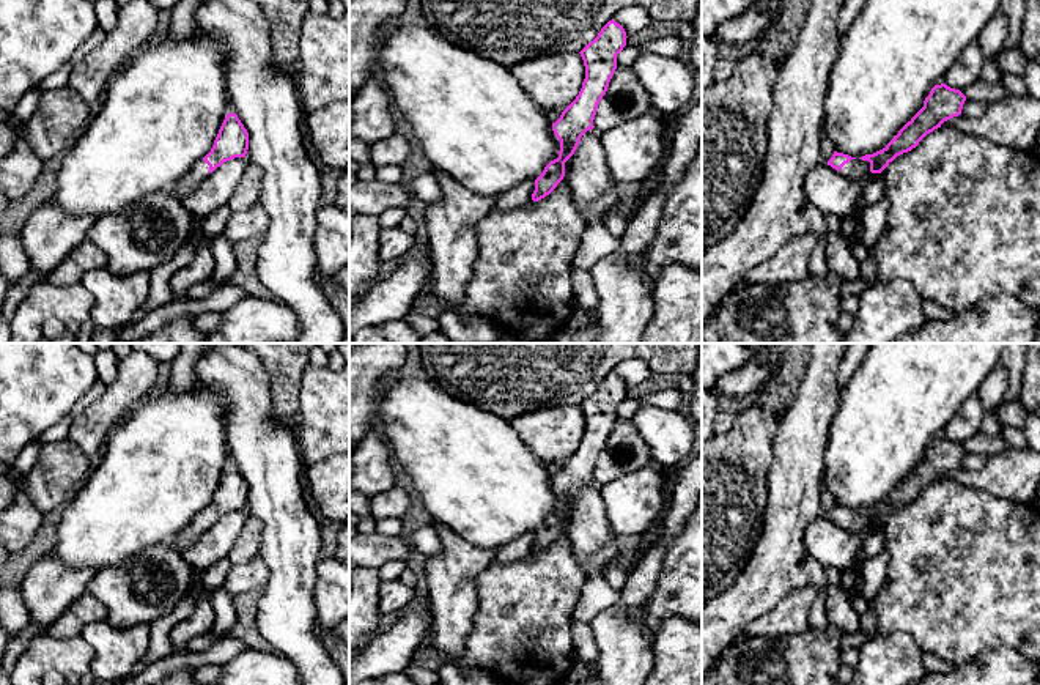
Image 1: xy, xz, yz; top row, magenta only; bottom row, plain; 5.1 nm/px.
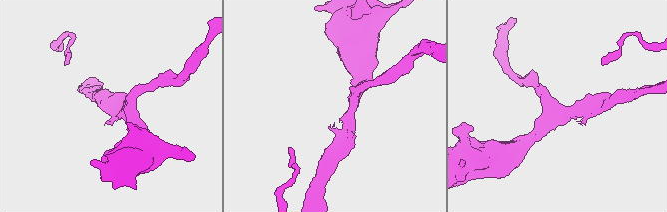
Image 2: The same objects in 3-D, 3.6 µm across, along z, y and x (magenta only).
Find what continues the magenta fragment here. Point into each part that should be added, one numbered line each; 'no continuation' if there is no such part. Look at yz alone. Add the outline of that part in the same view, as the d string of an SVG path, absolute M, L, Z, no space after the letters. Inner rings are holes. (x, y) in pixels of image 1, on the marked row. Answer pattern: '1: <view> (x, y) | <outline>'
1: yz (856, 169) | M851 159L839 172L850 180L867 180L870 162L862 159Z

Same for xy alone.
1: xy (202, 169) | M201 159L184 178L171 189L176 198L186 197L198 183L209 175L209 165Z

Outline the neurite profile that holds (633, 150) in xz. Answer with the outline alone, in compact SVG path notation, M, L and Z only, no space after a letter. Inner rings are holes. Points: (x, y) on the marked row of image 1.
M658 112L623 121L599 134L610 181L640 183L659 170L667 145Z

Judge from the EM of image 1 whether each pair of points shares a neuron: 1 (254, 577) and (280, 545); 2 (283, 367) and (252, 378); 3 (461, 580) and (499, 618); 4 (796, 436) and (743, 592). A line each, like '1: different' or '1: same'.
1: different
2: different
3: different
4: same

